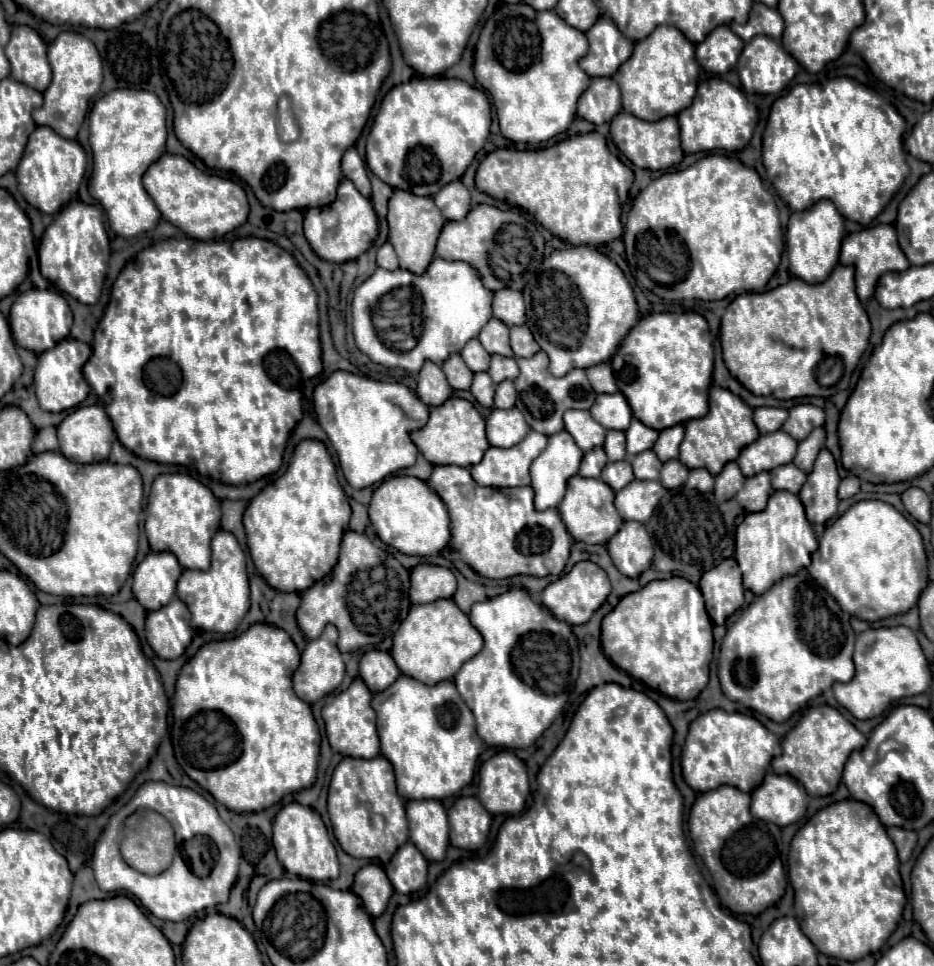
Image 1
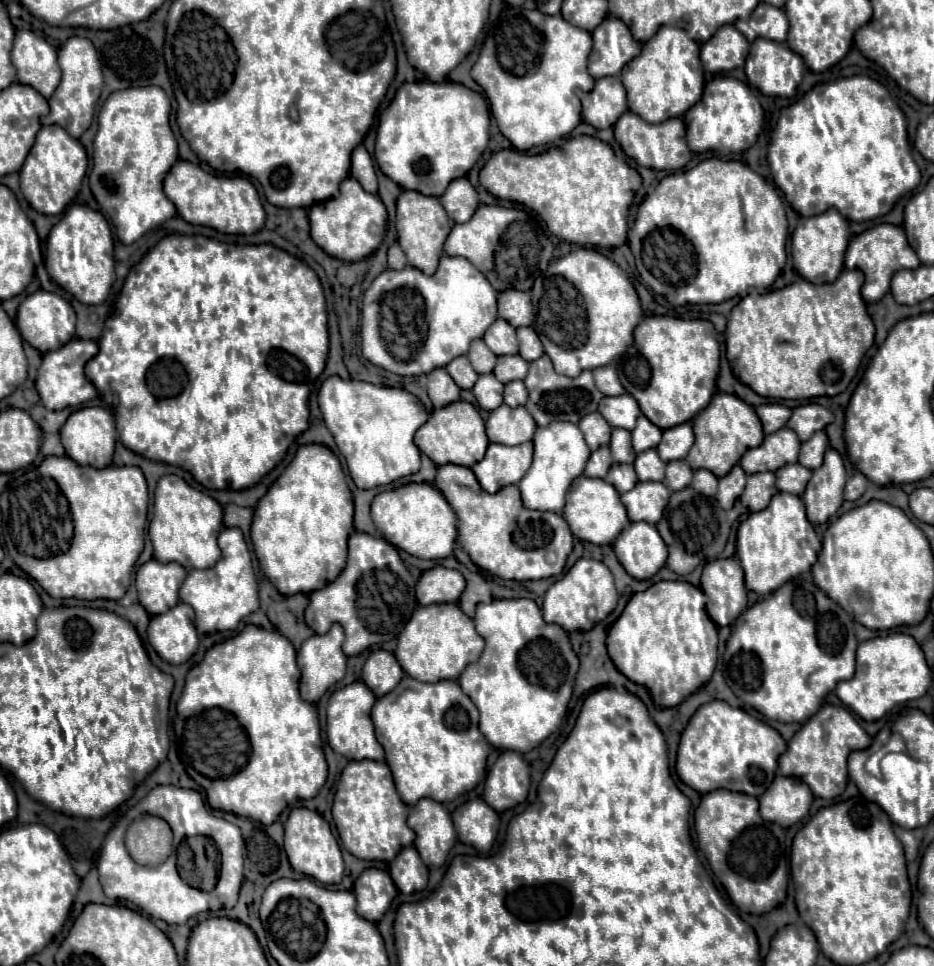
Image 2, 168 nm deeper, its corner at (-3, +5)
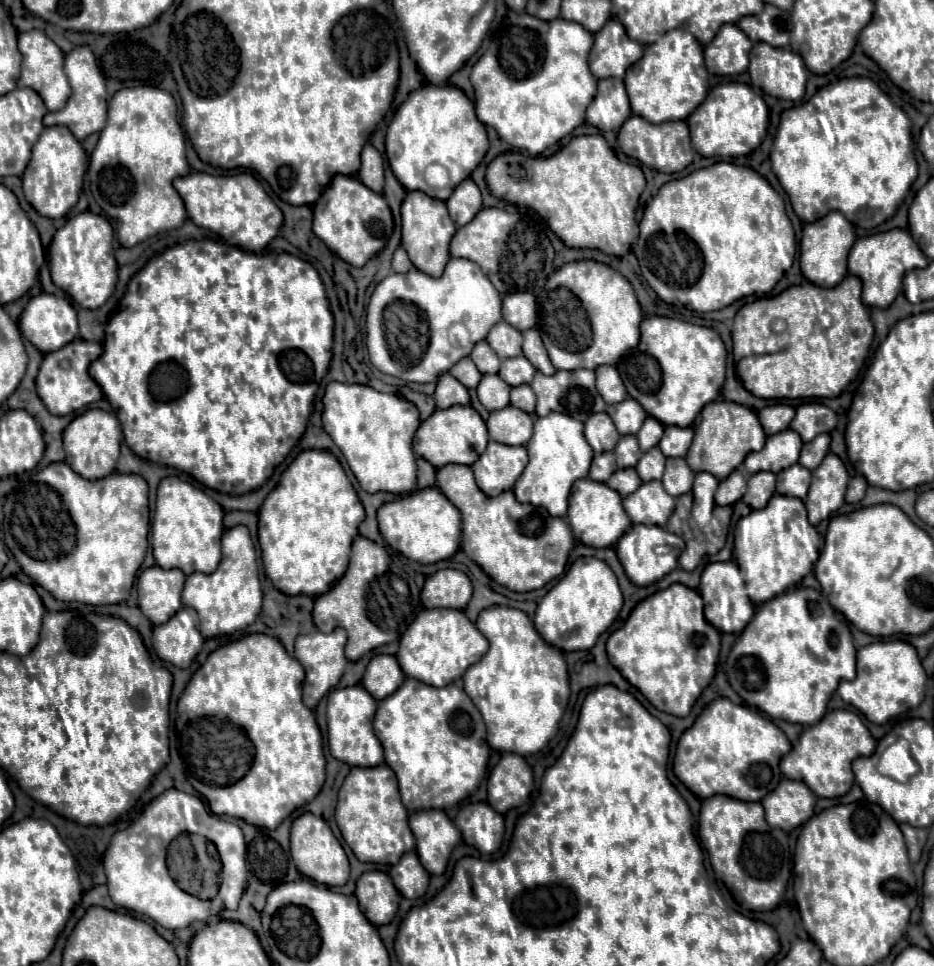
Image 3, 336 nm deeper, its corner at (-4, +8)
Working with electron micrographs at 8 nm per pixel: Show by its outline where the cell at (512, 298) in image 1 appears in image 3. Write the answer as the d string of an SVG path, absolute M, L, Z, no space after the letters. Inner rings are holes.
M531 293L505 295L505 299L503 299L503 319L519 331L535 327L535 321L537 321L535 297Z

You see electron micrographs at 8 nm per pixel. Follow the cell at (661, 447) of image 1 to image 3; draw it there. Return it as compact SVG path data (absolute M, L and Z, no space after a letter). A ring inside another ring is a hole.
M665 427L663 439L659 441L659 449L667 457L685 457L693 439L693 429L691 427Z

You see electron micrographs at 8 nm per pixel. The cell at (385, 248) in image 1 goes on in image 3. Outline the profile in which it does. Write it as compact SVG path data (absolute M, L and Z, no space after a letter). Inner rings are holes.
M397 247L395 255L393 255L393 271L403 273L403 271L409 271L411 267L413 267L413 263L409 261L409 257L407 257L405 249L403 249L403 247Z

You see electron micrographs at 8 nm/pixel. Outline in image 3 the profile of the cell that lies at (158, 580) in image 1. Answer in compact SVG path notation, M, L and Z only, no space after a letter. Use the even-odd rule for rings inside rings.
M153 565L145 569L137 579L139 607L145 617L155 623L165 623L181 605L181 591L185 585L185 573L181 569L163 569Z

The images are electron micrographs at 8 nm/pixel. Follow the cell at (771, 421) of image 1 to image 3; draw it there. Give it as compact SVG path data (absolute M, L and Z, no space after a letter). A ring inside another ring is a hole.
M777 403L777 405L769 405L769 407L763 407L759 413L759 421L765 429L767 435L775 435L783 429L789 427L793 415L795 415L795 409L791 405L783 405L783 403Z

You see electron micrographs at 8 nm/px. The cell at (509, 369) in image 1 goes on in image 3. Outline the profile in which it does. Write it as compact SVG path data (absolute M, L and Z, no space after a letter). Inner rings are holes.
M515 357L515 359L505 359L501 361L501 369L497 373L507 385L517 387L519 383L531 383L533 375L535 375L535 367L523 357Z

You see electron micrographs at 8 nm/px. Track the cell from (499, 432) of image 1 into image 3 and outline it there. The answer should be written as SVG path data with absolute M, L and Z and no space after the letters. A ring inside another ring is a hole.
M503 407L493 411L487 419L489 437L505 445L525 445L533 435L533 417L517 407Z

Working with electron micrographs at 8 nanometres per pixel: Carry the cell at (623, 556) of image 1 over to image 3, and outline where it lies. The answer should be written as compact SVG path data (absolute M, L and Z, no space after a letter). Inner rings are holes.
M633 525L617 543L617 555L619 561L625 567L627 577L635 585L649 585L659 581L663 575L673 571L677 567L677 557L683 551L685 543L681 537L665 531L663 527L657 525Z

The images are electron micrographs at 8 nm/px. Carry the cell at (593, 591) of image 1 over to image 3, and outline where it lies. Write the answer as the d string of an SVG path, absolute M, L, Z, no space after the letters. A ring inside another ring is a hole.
M579 557L569 571L547 591L535 611L535 627L547 643L561 651L591 649L597 637L615 621L621 611L623 595L615 573L605 561L595 557Z

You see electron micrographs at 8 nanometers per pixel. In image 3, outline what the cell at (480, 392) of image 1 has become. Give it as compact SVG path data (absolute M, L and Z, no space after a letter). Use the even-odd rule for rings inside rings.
M483 375L477 387L477 397L485 409L495 411L495 409L503 409L509 405L509 391L511 387L503 383L499 375Z

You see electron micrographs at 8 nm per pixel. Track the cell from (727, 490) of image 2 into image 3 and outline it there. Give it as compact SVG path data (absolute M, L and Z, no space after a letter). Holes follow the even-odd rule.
M737 469L727 479L723 479L719 483L719 489L715 493L715 503L717 505L733 505L733 503L737 503L743 497L745 489L747 489L745 475Z

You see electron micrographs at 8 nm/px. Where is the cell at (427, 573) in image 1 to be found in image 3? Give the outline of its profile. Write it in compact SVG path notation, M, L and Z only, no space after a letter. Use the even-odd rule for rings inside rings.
M439 569L427 577L421 589L421 601L425 607L453 607L465 609L471 599L471 581L463 571Z

